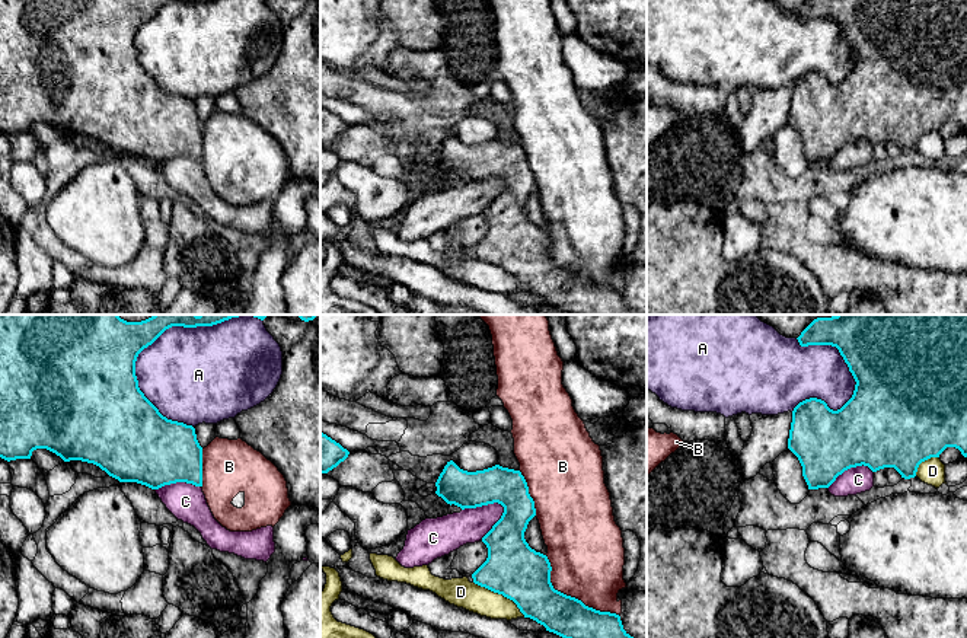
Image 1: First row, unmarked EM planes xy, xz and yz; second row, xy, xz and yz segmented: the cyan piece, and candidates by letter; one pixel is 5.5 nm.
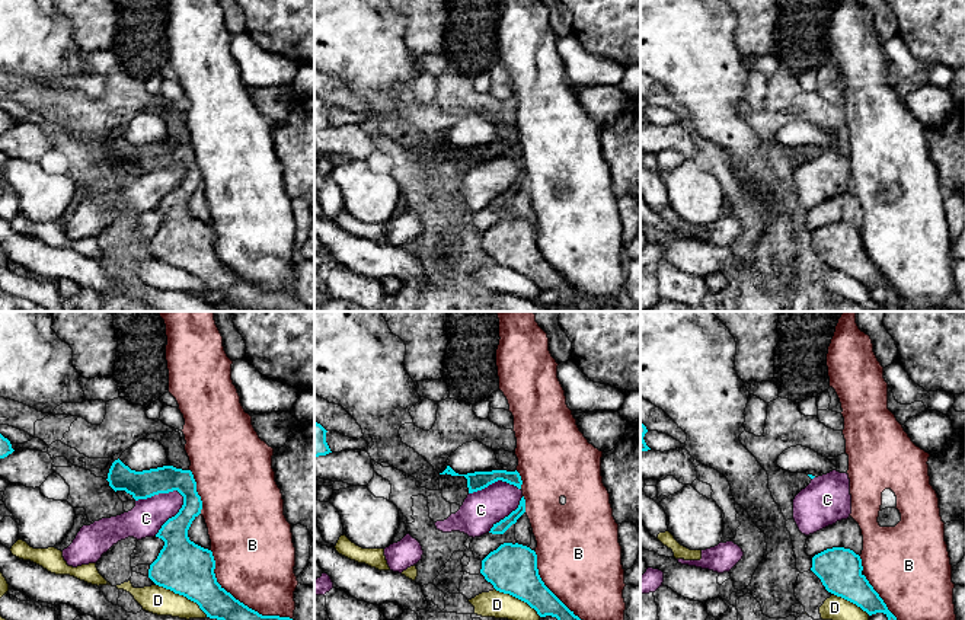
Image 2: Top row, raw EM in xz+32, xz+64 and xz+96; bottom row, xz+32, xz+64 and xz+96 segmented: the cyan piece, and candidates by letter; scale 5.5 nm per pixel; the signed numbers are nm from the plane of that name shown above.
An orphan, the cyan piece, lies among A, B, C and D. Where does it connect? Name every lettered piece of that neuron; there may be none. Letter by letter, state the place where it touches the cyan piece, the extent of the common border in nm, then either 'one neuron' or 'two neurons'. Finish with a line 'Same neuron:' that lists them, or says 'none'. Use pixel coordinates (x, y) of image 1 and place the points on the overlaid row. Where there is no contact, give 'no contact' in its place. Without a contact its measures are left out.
A: contact xy (182, 325); length 800 nm; two neurons
B: contact xz (570, 596); length 550 nm; two neurons
C: contact xz (498, 520); length 240 nm; one neuron
D: contact xz (501, 593); length 340 nm; two neurons
Same neuron: C

